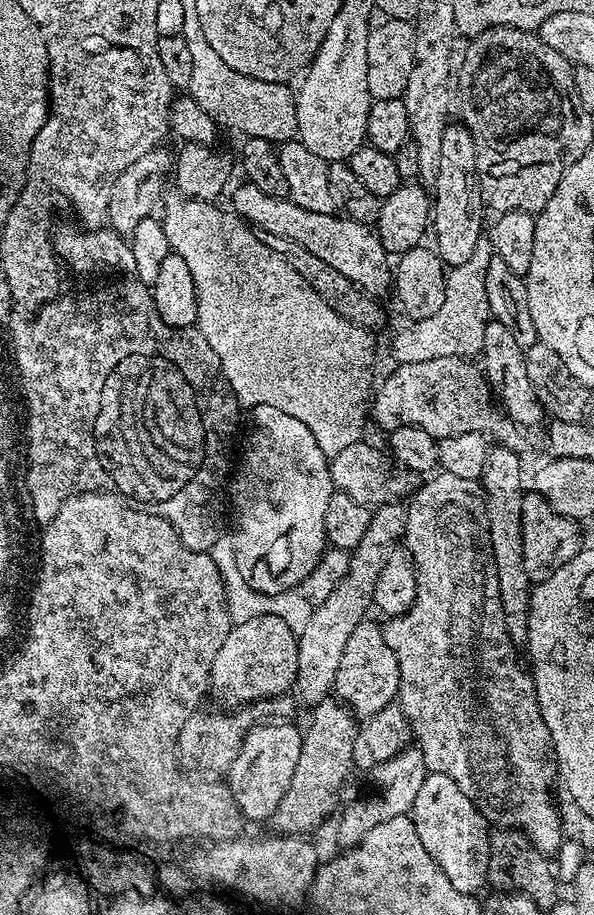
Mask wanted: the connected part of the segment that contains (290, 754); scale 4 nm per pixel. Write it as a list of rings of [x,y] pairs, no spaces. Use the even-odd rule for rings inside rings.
[[[275,722],[273,724],[257,724],[250,729],[242,750],[232,761],[230,769],[230,787],[238,806],[244,811],[245,821],[267,821],[278,810],[282,798],[286,798],[286,790],[290,790],[290,781],[294,779],[294,768],[298,766],[298,758],[302,754],[304,737],[301,729],[292,722]]]

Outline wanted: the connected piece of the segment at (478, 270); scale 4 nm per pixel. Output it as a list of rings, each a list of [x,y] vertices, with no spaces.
[[[481,238],[470,262],[462,262],[447,269],[446,299],[430,318],[405,323],[405,328],[392,340],[392,356],[396,364],[430,362],[432,358],[463,356],[476,358],[484,351],[486,326],[491,317],[490,302],[486,298],[486,270],[490,267],[494,249],[487,239]]]

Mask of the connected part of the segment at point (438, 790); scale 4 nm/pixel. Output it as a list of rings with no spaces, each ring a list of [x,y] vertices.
[[[429,772],[410,815],[416,823],[418,836],[422,838],[422,846],[426,846],[430,858],[438,862],[442,874],[450,878],[454,890],[462,890],[462,894],[467,896],[476,896],[483,888],[489,887],[492,850],[490,824],[485,820],[484,813],[474,806],[472,799],[462,794],[462,786],[458,786],[454,778]]]

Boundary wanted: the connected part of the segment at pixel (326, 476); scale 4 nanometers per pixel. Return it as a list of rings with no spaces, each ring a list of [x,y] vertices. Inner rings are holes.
[[[254,406],[250,410],[252,416],[252,429],[248,432],[248,441],[244,444],[244,457],[240,460],[240,469],[234,472],[234,487],[230,492],[230,500],[236,503],[234,508],[234,524],[236,520],[236,557],[238,558],[238,571],[242,578],[254,589],[255,592],[262,592],[266,596],[278,596],[282,592],[290,592],[301,587],[304,579],[310,574],[326,551],[328,544],[328,534],[326,532],[326,506],[330,506],[330,498],[334,491],[332,486],[332,470],[330,467],[330,457],[318,446],[310,426],[306,422],[298,422],[298,418],[293,418],[291,414],[286,414],[283,410],[278,410],[278,406]]]

